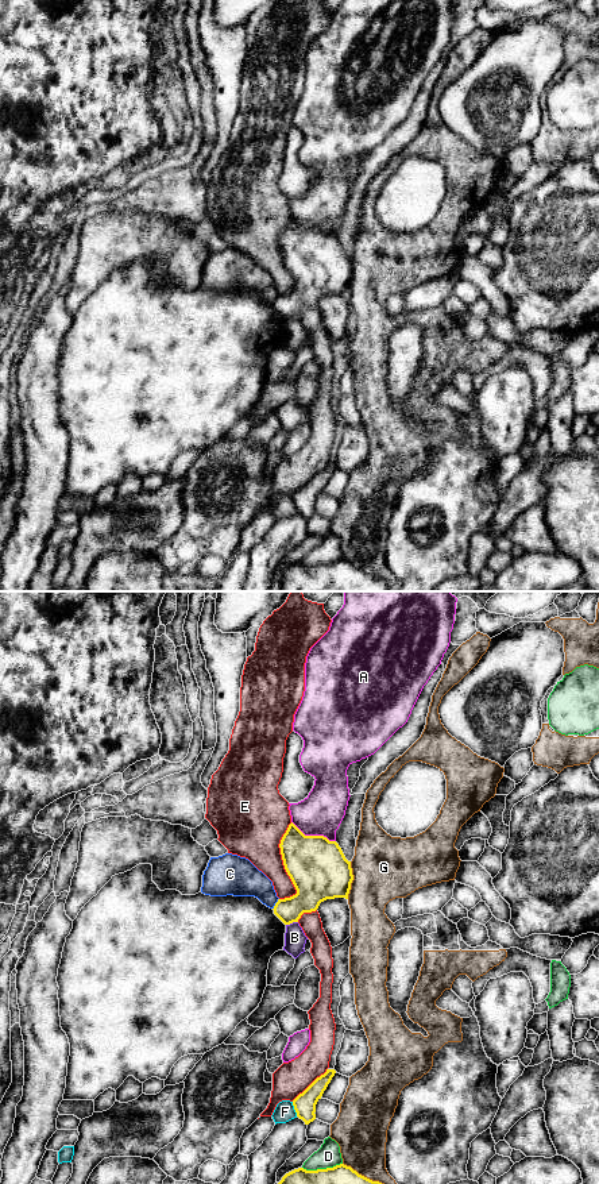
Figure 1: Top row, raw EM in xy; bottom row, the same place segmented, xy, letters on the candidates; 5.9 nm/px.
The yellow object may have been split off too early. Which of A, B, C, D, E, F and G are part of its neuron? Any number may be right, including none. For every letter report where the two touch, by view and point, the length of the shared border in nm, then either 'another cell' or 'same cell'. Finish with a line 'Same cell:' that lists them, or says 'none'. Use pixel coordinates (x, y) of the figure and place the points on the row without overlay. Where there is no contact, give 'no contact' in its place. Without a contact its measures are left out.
A: meets yellow in xy at (313, 231); contact 300 nm long; another cell
B: meets yellow in xy at (292, 317); contact 80 nm long; another cell
C: meets yellow in xy at (275, 299); contact 80 nm long; another cell
D: meets yellow in xy at (321, 564); contact 240 nm long; another cell
E: meets yellow in xy at (283, 259); contact 460 nm long; another cell
F: meets yellow in xy at (294, 504); contact 90 nm long; another cell
G: meets yellow in xy at (352, 274); contact 220 nm long; another cell
Same cell: none

